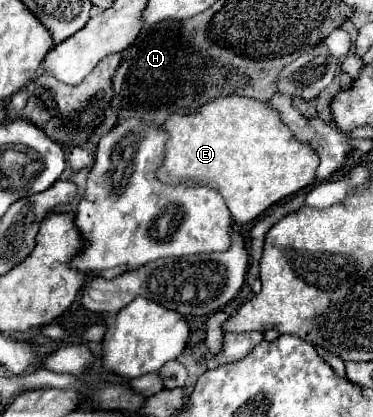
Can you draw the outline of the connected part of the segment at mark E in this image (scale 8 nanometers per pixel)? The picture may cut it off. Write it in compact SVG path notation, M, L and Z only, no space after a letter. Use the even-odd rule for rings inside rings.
M240 95L218 97L214 101L208 101L196 113L172 115L164 123L164 129L170 133L170 139L166 145L166 159L158 169L156 177L168 185L186 183L216 187L224 197L226 207L230 209L230 215L236 225L246 225L258 219L268 207L272 207L284 197L302 191L316 179L316 167L320 163L316 151L308 143L300 143L292 135L288 125L280 121L278 111L268 101L258 101Z

